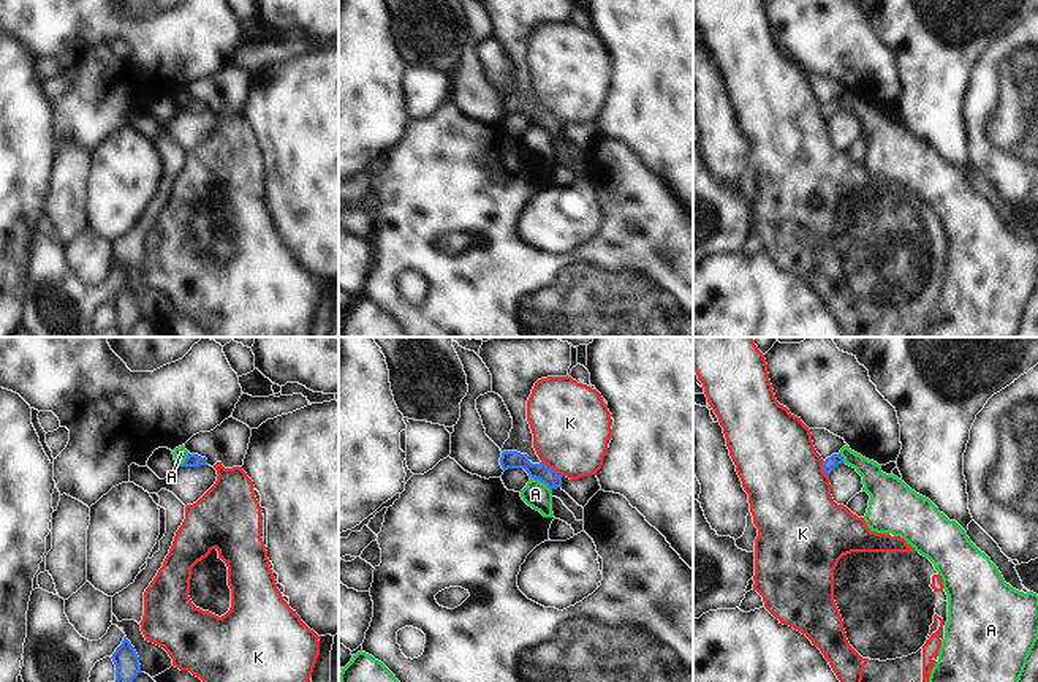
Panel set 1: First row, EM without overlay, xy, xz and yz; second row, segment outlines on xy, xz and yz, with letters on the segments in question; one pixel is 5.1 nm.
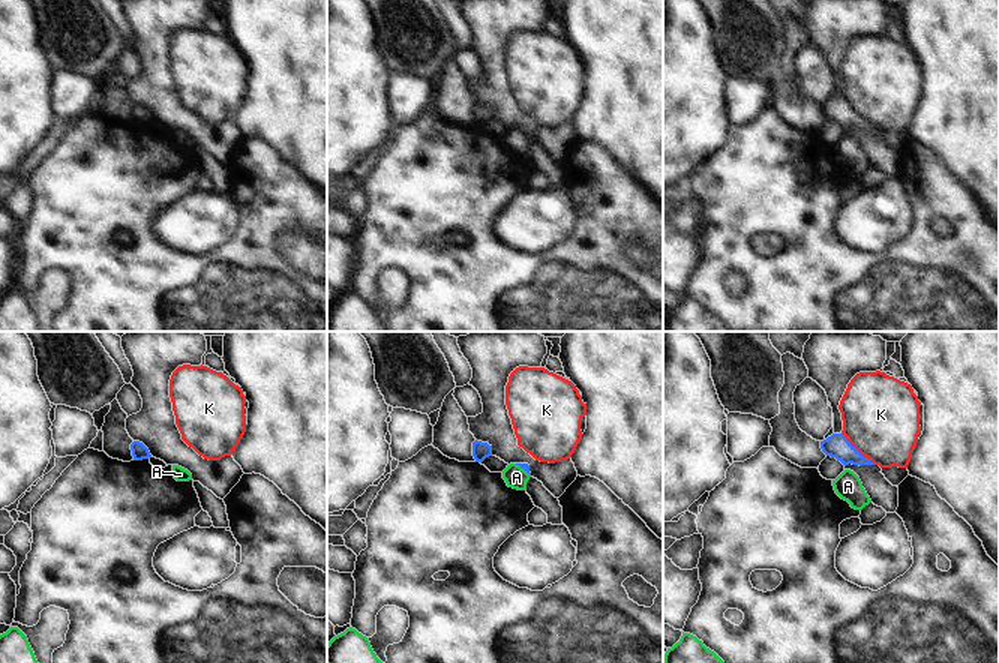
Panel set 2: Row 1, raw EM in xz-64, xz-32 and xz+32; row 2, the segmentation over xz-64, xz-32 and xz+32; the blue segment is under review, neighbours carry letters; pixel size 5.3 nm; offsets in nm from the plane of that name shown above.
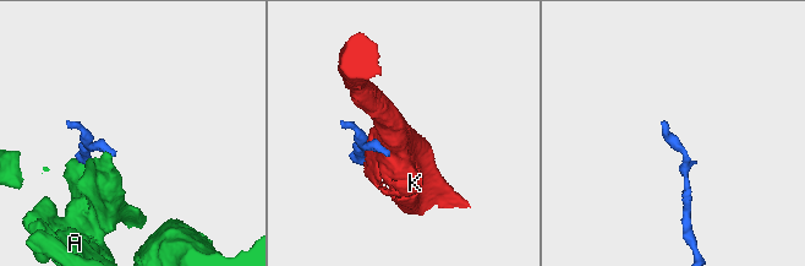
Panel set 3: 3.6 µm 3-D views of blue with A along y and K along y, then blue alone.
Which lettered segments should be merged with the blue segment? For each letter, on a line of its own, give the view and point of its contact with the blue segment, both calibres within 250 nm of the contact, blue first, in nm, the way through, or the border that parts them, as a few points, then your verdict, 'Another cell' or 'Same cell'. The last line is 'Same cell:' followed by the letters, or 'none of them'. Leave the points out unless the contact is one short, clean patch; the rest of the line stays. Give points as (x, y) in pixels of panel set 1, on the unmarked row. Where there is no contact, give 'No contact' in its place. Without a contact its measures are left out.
A: Touches blue at xz (541, 127). Thickness 100 nm (blue) against 140 nm. Boundary: xz (530, 122), (541, 127), (551, 136). Another cell
K: Touches blue at xz (551, 114). Thickness 100 nm (blue) against 400 nm. Another cell
Same cell: none of them

